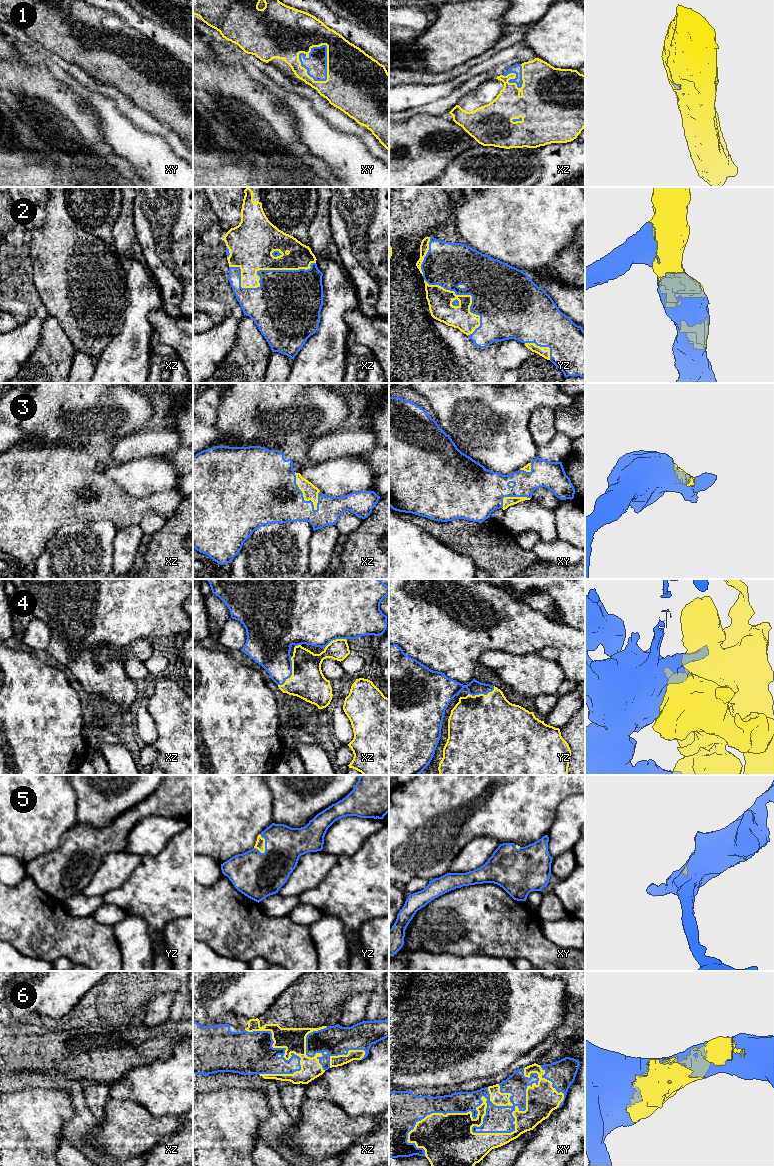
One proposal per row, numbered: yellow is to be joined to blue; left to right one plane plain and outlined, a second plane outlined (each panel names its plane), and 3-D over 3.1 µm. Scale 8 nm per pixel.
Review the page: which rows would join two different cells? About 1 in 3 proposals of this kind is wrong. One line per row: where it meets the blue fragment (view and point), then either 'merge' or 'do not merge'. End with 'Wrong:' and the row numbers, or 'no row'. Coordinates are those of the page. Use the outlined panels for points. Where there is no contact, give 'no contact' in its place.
1: contact xy (307, 72); merge
2: contact xz (257, 272); merge
3: contact xz (302, 494); merge
4: contact xz (291, 673); merge
5: contact yz (265, 844); merge
6: contact xy (483, 1122); merge
Wrong: no row

